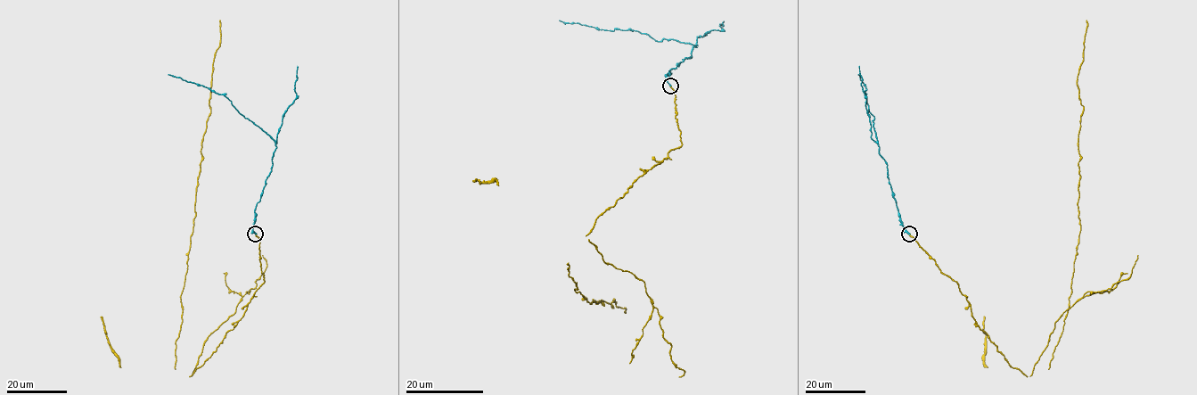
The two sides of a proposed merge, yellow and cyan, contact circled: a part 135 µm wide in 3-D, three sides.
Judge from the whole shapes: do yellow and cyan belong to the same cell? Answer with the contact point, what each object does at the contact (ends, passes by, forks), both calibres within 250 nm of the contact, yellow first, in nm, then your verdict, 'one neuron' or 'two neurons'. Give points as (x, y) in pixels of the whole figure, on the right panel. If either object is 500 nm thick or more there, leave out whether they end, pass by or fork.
at (909, 234); yellow ends there; cyan ends there; 320 nm thick on the yellow side, 320 nm on the other; one neuron

